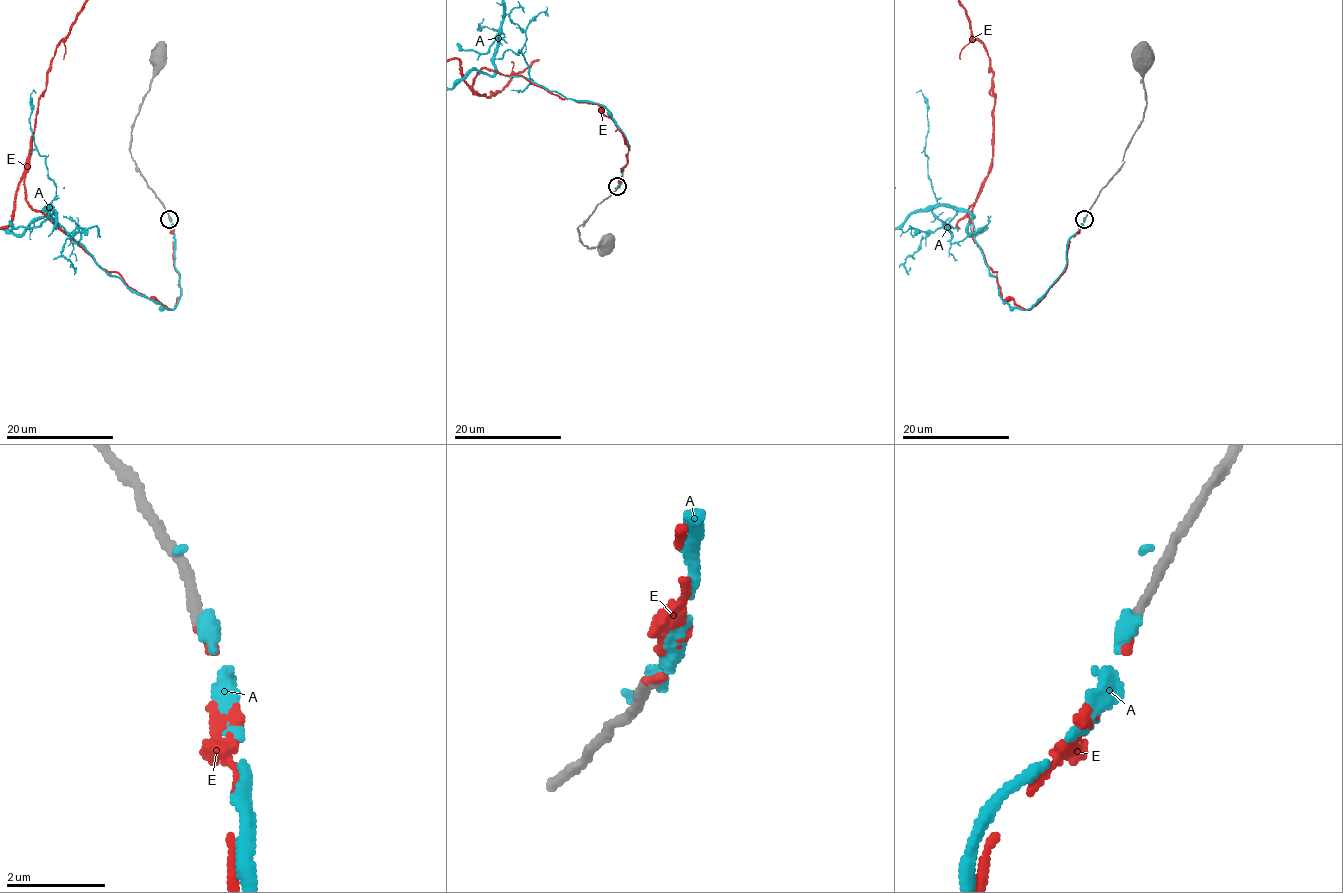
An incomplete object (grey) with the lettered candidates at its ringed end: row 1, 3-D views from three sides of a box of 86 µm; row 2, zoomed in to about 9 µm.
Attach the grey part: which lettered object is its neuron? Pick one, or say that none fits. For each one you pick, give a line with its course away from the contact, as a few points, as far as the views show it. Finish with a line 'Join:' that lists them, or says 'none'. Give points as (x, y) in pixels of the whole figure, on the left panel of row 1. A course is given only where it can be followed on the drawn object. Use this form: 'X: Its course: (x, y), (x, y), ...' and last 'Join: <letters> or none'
Join: E

